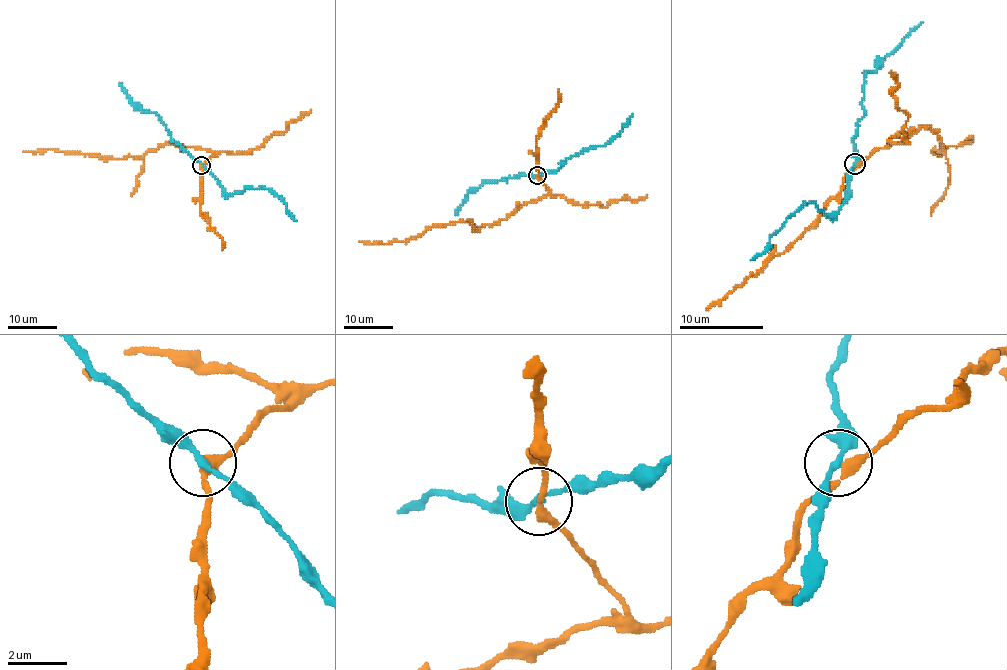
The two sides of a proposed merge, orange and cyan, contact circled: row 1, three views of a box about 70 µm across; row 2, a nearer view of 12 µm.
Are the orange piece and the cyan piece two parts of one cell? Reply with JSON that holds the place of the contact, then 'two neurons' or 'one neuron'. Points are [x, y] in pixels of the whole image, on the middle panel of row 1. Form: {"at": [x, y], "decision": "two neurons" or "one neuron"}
{"at": [537, 175], "decision": "two neurons"}

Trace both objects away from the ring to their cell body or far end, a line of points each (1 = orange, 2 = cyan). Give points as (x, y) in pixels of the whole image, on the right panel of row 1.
1: (855, 163), (891, 138), (929, 127), (941, 148), (933, 152), (965, 144), (971, 135), (967, 142)
2: (855, 163), (849, 182), (849, 196), (828, 215), (813, 203), (801, 205), (769, 239), (769, 247), (750, 260)

